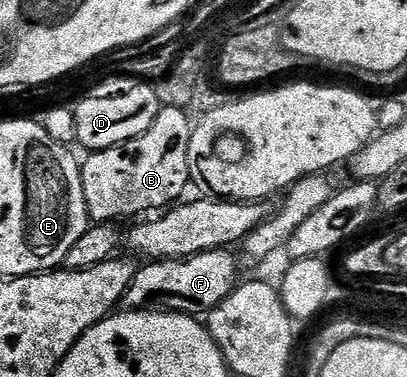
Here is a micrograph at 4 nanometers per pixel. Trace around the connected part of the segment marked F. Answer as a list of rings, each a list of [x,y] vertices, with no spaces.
[[[219,248],[185,256],[183,260],[153,260],[145,263],[145,268],[144,265],[137,267],[124,295],[123,307],[128,310],[163,310],[185,314],[210,313],[237,288],[241,279],[234,253]]]

